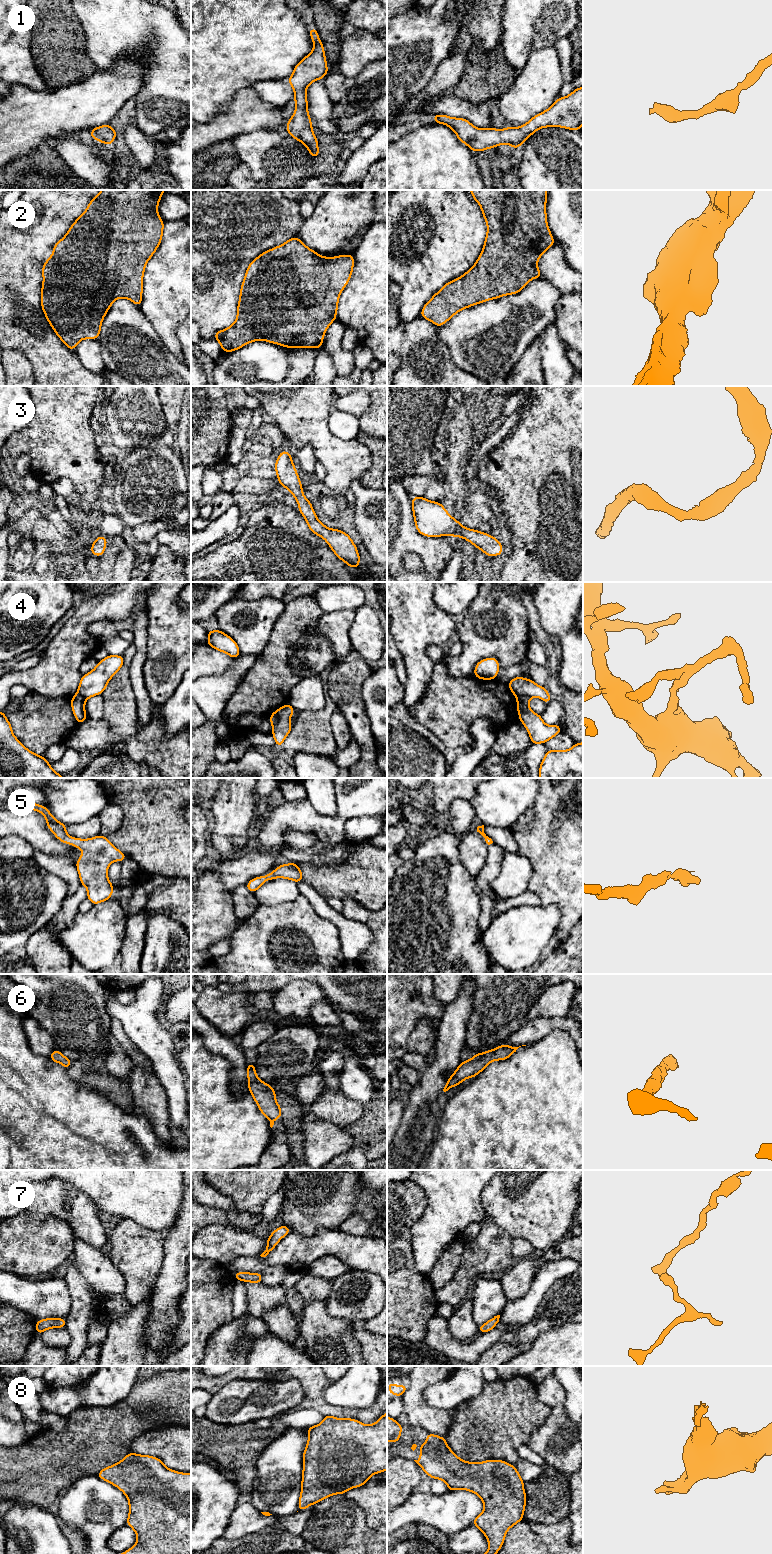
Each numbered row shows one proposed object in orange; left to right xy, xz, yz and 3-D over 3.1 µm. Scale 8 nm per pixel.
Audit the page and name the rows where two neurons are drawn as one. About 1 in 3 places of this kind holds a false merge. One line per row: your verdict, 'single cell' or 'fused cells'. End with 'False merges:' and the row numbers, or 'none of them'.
1: single cell
2: single cell
3: single cell
4: fused cells
5: single cell
6: single cell
7: single cell
8: single cell
False merges: 4

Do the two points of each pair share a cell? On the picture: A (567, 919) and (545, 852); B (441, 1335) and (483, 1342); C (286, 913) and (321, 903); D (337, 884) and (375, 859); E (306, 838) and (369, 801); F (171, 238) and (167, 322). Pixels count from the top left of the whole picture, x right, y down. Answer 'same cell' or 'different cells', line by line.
A: same cell
B: same cell
C: different cells
D: same cell
E: different cells
F: same cell

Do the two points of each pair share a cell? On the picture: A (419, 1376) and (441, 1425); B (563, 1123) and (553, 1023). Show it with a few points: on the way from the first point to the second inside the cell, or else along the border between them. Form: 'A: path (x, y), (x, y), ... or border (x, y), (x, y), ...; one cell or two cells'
A: path (418, 1388), (418, 1402), (429, 1413); one cell
B: border (572, 1039), (565, 1032), (551, 1031), (533, 1042); two cells

